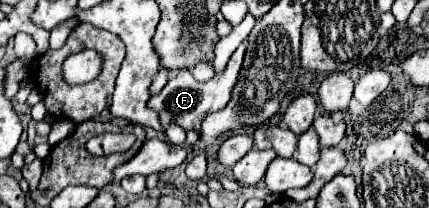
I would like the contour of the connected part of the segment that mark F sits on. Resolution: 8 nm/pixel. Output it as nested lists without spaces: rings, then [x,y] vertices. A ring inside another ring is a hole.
[[[246,42],[240,44],[240,48],[232,54],[232,58],[230,58],[230,62],[228,62],[228,68],[224,70],[224,74],[222,74],[220,78],[212,78],[212,80],[206,82],[206,84],[198,84],[198,82],[192,78],[192,74],[190,74],[188,70],[184,70],[184,72],[176,74],[176,78],[172,78],[172,80],[162,88],[162,92],[158,92],[156,96],[152,96],[152,98],[148,100],[148,108],[158,114],[162,128],[168,128],[168,124],[174,122],[174,124],[182,126],[186,132],[194,130],[194,132],[198,134],[198,138],[202,140],[202,138],[204,138],[204,136],[202,136],[202,130],[200,130],[202,120],[204,120],[204,116],[206,116],[208,112],[218,112],[218,110],[222,110],[222,108],[228,104],[230,90],[232,90],[232,86],[234,86],[234,82],[236,82],[236,78],[238,78],[240,66],[242,66],[244,50],[246,50]]]

